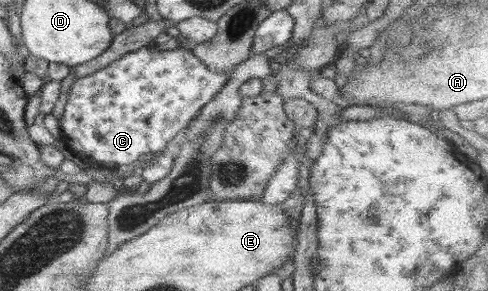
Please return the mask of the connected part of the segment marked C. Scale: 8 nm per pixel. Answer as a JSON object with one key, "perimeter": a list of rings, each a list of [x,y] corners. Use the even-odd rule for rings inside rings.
{"perimeter":[[[145,46],[126,53],[107,67],[99,68],[93,75],[73,81],[61,118],[64,145],[69,151],[76,151],[77,157],[95,166],[107,167],[110,171],[117,171],[120,165],[137,164],[151,152],[157,155],[166,150],[169,141],[225,87],[229,72],[215,72],[207,68],[188,47],[159,50]]]}

